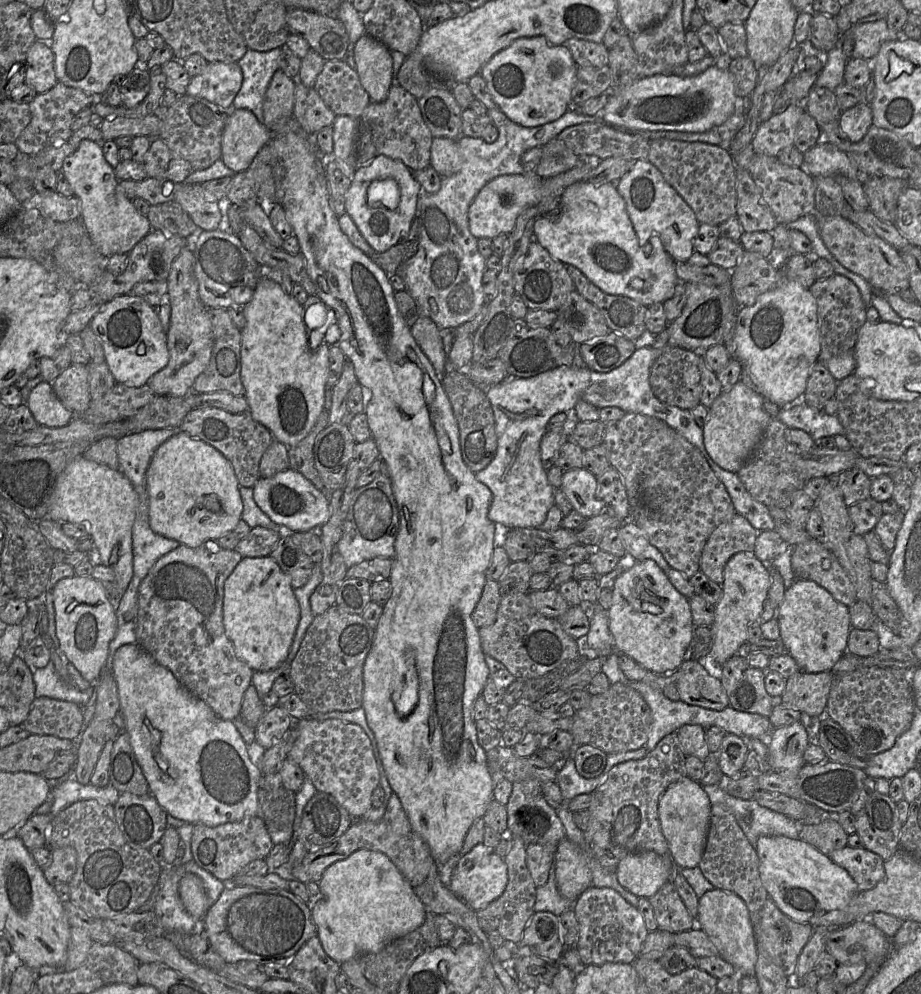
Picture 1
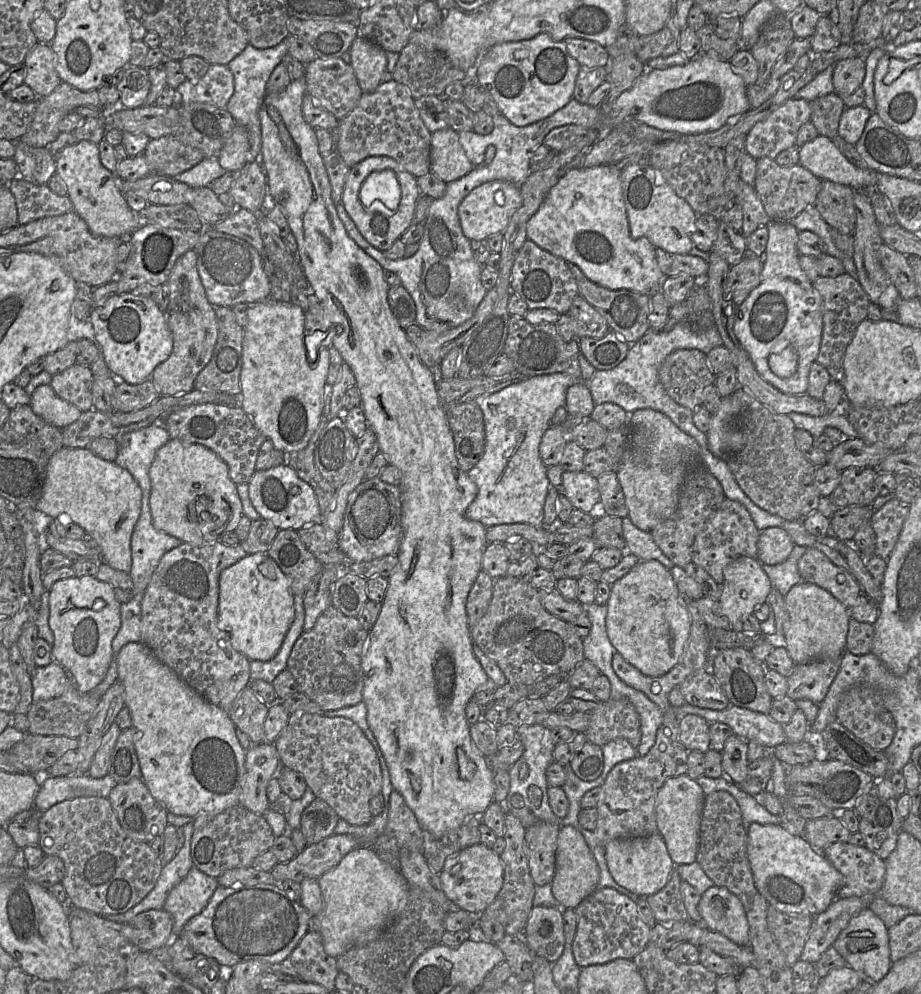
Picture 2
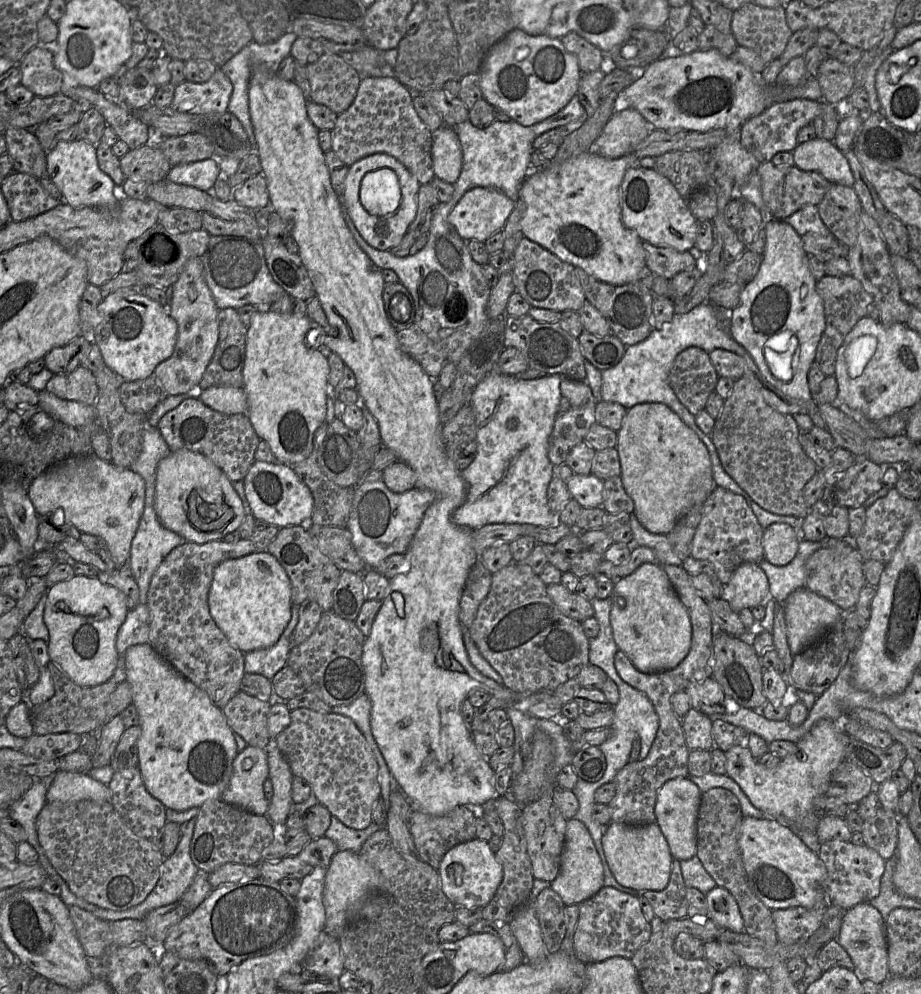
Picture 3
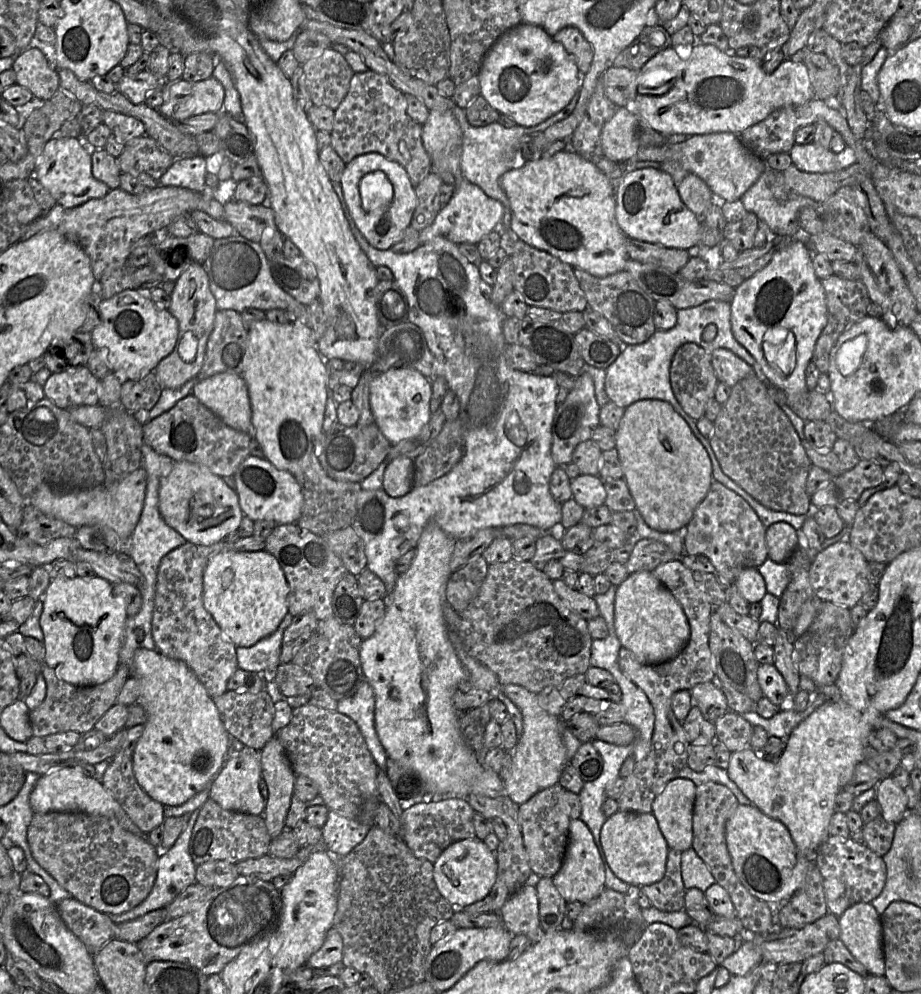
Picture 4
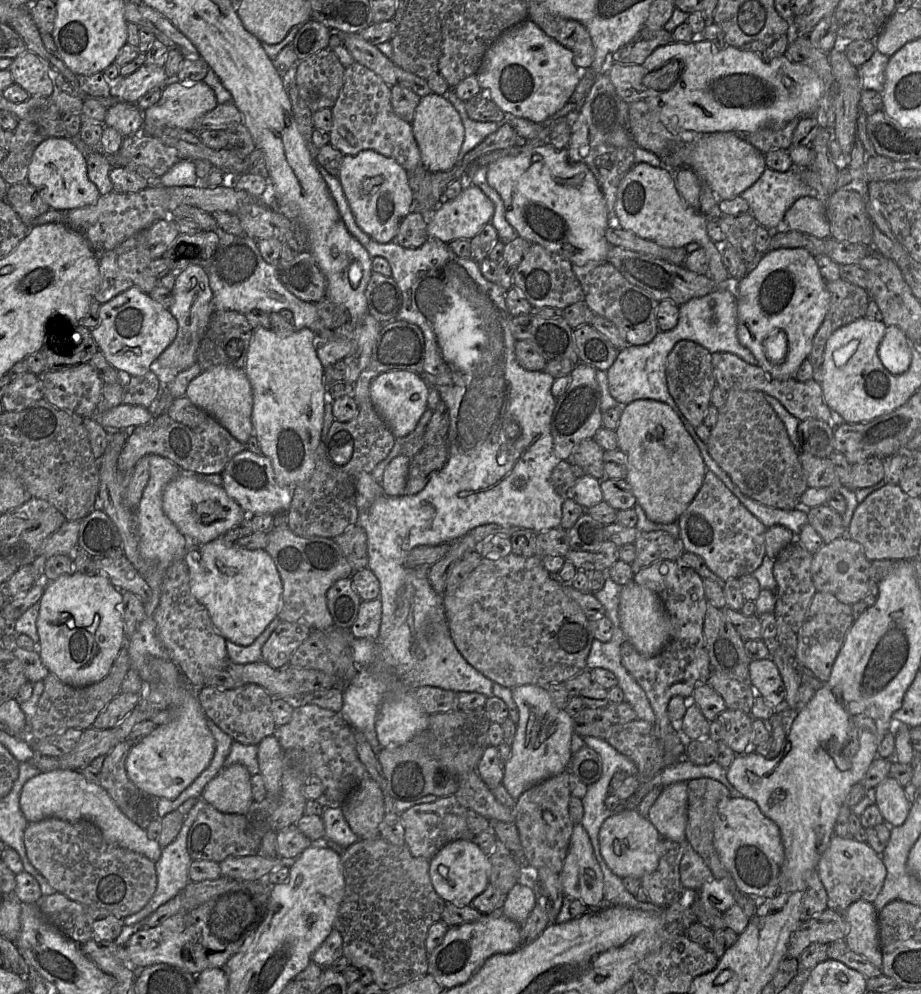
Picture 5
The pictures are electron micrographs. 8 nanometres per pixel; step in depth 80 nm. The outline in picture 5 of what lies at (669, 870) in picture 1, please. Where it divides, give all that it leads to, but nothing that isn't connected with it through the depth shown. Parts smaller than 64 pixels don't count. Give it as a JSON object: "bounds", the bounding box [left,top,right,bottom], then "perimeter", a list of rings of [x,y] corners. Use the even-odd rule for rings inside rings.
{"bounds":[599,809,662,879],"perimeter":[[[623,809],[608,817],[601,825],[599,847],[607,866],[618,877],[641,879],[658,867],[657,845],[661,838],[662,836],[651,821],[639,814],[637,809]]]}

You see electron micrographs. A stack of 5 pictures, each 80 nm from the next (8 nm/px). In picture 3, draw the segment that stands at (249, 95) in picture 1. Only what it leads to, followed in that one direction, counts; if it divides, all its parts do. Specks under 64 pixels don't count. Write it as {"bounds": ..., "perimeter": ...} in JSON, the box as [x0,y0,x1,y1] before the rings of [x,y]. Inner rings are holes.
{"bounds":[220,31,298,151],"perimeter":[[[288,31],[285,35],[273,43],[259,44],[255,41],[251,41],[249,44],[243,47],[240,52],[238,52],[220,67],[224,74],[231,80],[233,85],[233,91],[228,105],[228,112],[235,115],[243,125],[248,135],[248,139],[254,147],[254,151],[256,151],[256,138],[250,116],[248,93],[252,71],[255,66],[263,65],[271,73],[276,73],[281,61],[290,55],[292,44],[297,38],[298,36],[295,33]]]}

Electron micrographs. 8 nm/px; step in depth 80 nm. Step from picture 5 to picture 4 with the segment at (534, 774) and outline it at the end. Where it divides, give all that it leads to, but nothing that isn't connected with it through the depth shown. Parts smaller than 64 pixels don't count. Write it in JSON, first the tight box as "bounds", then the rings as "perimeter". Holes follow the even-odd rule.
{"bounds":[500,685,568,804],"perimeter":[[[517,685],[500,686],[501,691],[518,707],[523,717],[523,733],[512,752],[512,764],[504,781],[505,794],[516,804],[528,801],[537,792],[558,783],[563,769],[568,764],[560,716],[545,711],[539,704],[538,694]]]}

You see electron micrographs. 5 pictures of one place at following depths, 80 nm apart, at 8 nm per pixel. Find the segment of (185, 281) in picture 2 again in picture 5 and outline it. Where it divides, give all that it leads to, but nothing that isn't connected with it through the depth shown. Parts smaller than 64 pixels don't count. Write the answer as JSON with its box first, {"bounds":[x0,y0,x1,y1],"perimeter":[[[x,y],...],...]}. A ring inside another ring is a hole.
{"bounds":[151,265,213,386],"perimeter":[[[188,265],[178,271],[172,294],[174,302],[169,311],[178,322],[178,332],[174,341],[151,365],[151,370],[158,376],[161,386],[169,384],[180,372],[197,362],[197,350],[203,338],[203,333],[199,328],[199,319],[207,313],[213,301],[213,292],[205,268],[199,265]]]}

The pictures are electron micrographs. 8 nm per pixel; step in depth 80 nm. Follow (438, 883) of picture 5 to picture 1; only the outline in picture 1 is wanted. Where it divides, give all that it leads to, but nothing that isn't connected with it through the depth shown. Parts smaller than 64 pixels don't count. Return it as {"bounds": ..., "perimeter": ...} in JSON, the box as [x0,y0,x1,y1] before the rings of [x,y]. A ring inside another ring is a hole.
{"bounds":[448,843,508,911],"perimeter":[[[479,843],[461,856],[452,873],[448,889],[474,911],[481,910],[504,892],[508,882],[507,865],[494,849]]]}

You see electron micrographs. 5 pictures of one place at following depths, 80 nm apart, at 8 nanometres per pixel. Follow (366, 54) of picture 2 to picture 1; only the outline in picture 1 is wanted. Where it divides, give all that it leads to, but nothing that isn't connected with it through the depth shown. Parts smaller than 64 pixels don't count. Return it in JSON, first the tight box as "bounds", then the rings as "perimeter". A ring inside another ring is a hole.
{"bounds":[353,34,393,102],"perimeter":[[[366,34],[356,42],[353,59],[355,71],[371,102],[385,101],[393,85],[390,50],[379,40]]]}

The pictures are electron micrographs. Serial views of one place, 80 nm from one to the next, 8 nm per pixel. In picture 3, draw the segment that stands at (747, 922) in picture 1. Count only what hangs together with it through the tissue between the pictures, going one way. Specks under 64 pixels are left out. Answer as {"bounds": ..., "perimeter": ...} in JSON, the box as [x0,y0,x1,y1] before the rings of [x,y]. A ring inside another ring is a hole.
{"bounds":[706,885,744,932],"perimeter":[[[716,885],[706,894],[707,917],[716,925],[733,932],[744,932],[744,921],[737,901],[729,890]]]}

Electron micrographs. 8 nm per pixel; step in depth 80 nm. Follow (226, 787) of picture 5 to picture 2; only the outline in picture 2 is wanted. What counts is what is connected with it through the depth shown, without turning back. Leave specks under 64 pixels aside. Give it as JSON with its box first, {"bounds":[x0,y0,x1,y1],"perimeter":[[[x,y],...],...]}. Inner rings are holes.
{"bounds":[238,743,282,815],"perimeter":[[[273,743],[253,744],[246,750],[245,776],[242,779],[238,805],[260,815],[269,809],[267,784],[282,768]]]}

